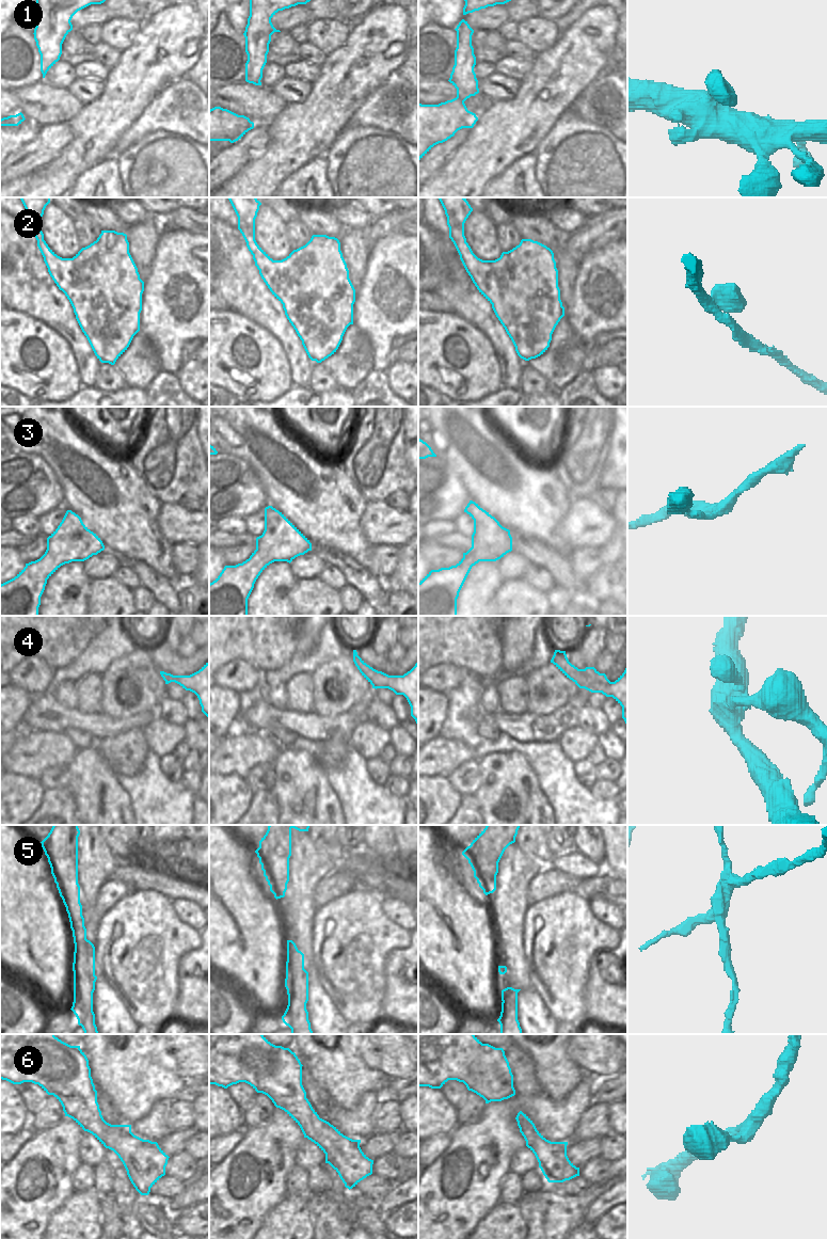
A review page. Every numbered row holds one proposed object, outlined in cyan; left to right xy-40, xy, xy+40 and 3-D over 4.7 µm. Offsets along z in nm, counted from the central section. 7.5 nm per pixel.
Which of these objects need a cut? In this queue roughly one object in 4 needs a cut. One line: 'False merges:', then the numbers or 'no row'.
False merges: 5

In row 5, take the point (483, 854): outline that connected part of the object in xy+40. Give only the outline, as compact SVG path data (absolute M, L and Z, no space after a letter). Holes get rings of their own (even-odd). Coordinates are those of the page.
M487 825L462 855L468 860L474 877L487 874L490 878L498 873L498 862L505 849L515 842L521 825Z

